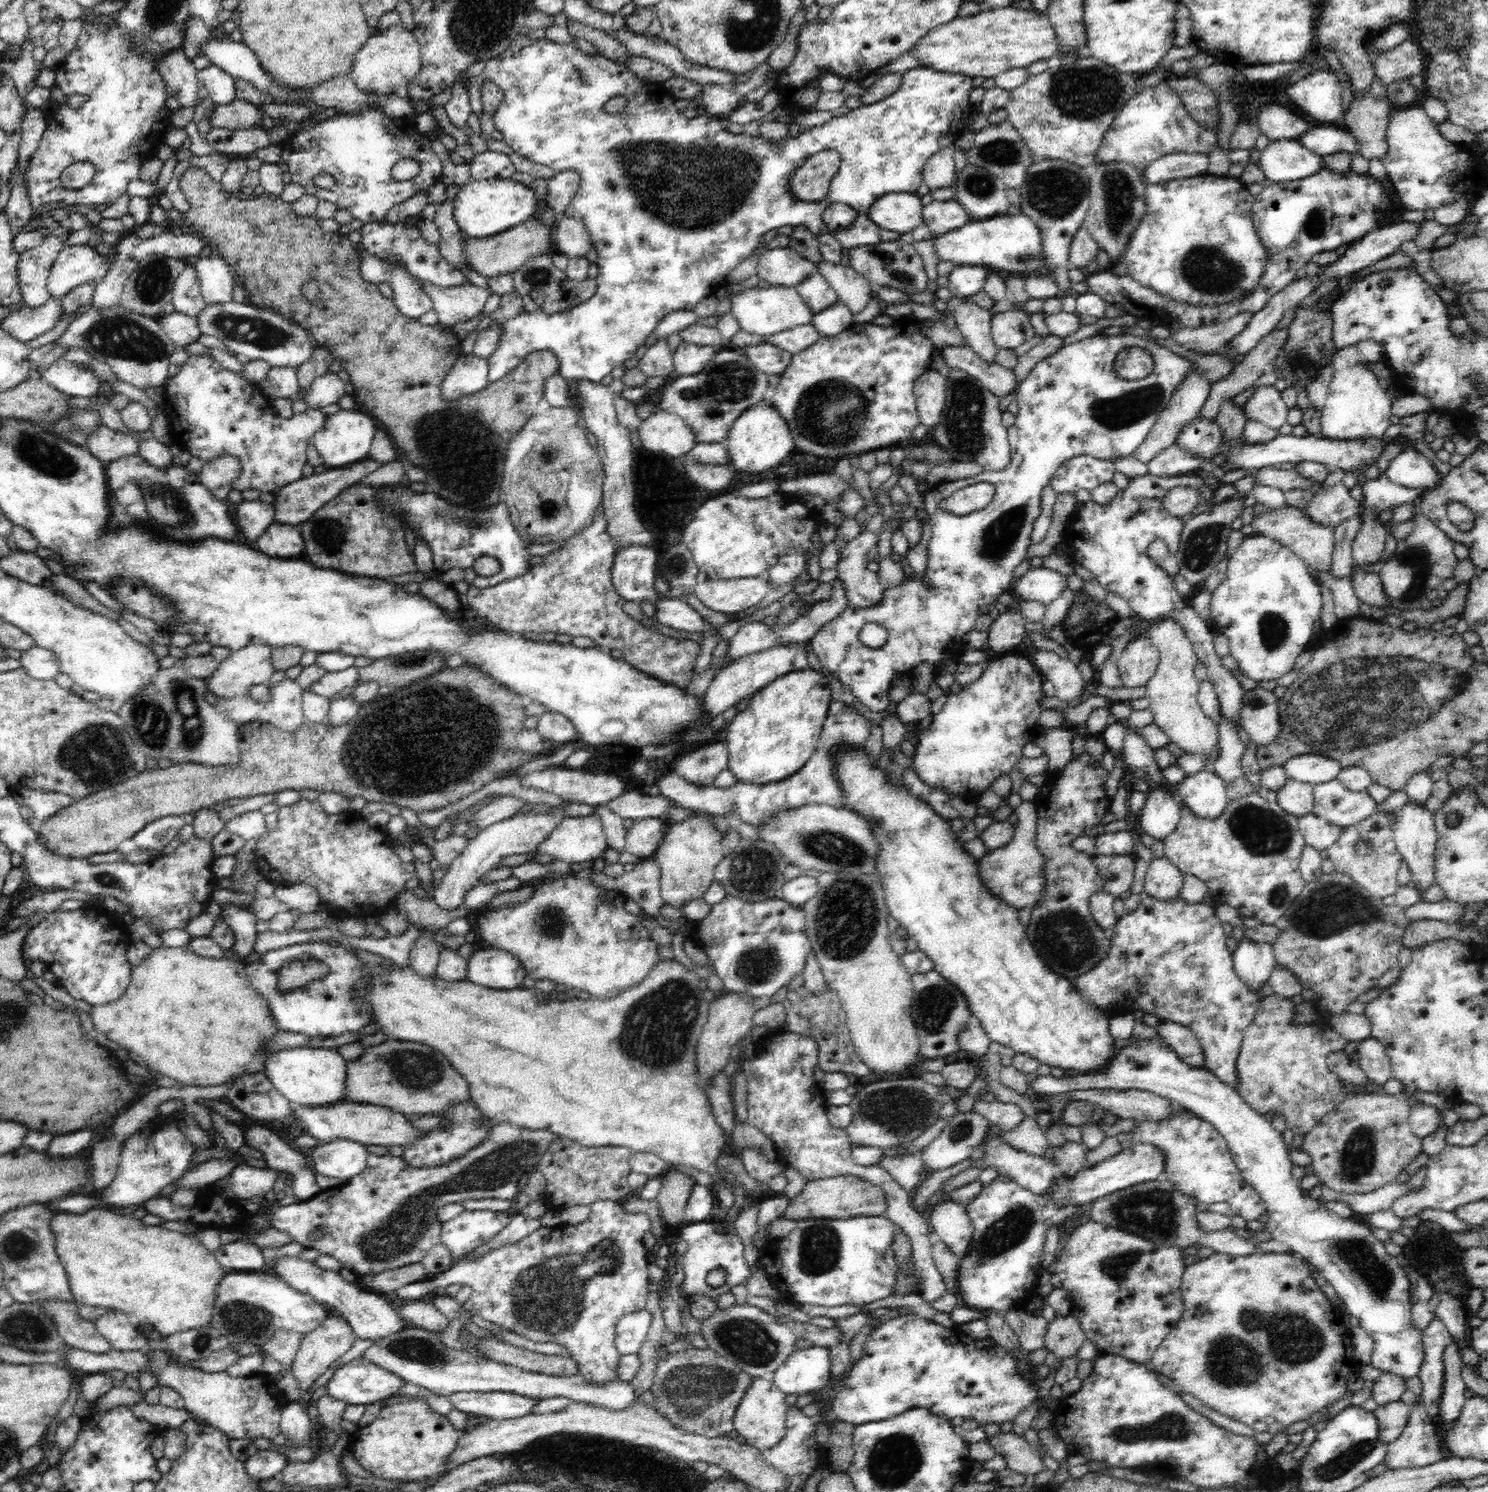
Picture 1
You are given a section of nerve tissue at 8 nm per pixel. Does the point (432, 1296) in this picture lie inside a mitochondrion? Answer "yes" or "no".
no

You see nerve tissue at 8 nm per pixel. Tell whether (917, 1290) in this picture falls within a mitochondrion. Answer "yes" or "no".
no

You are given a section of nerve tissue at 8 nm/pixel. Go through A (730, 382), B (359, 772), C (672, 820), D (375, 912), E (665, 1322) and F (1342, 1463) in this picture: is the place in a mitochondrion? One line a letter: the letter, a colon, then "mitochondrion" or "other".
A: mitochondrion
B: mitochondrion
C: other
D: other
E: other
F: mitochondrion

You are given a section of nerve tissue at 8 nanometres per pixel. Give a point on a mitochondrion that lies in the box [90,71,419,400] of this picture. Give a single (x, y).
(257, 332)

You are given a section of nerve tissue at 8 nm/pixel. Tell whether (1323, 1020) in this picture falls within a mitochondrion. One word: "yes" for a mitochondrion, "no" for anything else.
no

